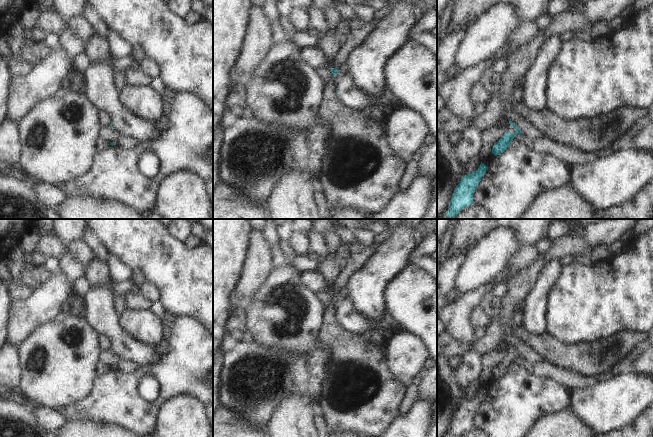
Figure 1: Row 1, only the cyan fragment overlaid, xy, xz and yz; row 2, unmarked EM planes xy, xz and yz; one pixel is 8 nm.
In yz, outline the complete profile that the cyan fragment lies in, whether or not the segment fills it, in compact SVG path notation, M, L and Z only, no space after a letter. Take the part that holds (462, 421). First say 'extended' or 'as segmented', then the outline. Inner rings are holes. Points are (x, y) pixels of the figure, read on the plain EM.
as segmented; M481 386L477 395L465 399L456 410L446 437L460 437L460 435L473 427L473 418L485 399L488 391Z

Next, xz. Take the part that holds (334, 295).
extended; M330 292L336 306L336 318L347 330L358 335L365 334L374 328L374 322L356 309L351 298Z

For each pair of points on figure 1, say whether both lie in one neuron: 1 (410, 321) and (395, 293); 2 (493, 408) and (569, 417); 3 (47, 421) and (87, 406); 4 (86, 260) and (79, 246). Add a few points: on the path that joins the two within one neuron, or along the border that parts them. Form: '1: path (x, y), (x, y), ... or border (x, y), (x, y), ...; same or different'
1: path (410, 314), (410, 308), (402, 300); same
2: border (570, 404), (563, 409), (544, 414), (532, 426); different
3: border (58, 409), (69, 420); different
4: path (86, 257), (80, 249); same

